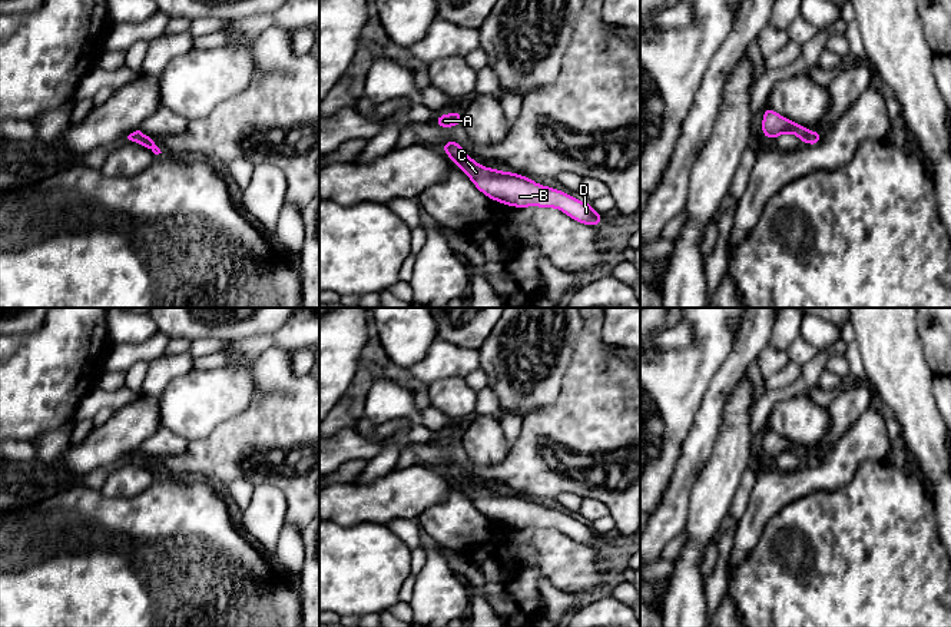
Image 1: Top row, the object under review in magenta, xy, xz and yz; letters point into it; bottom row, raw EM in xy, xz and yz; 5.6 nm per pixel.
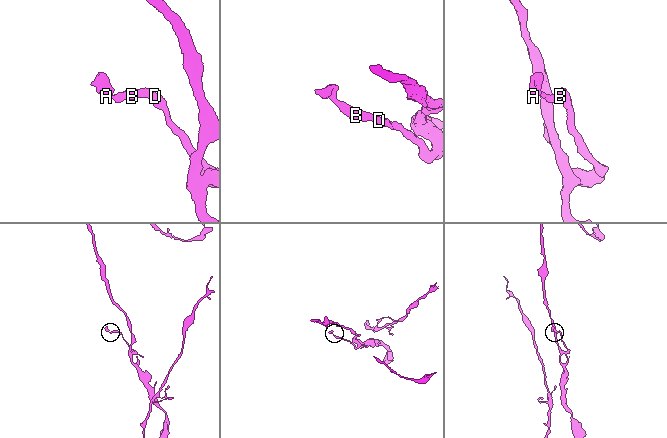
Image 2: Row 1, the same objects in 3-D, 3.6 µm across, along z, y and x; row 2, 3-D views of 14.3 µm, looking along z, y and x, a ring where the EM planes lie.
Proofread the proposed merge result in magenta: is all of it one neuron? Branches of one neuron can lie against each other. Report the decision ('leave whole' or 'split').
leave whole

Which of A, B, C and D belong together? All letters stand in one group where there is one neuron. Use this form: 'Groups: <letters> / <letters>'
Groups: A B C D

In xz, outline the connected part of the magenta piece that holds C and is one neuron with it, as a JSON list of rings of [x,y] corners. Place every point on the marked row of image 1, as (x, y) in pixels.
[[[455,140],[445,142],[440,149],[444,150],[445,155],[453,159],[454,165],[470,178],[474,186],[491,200],[514,208],[557,208],[573,220],[589,226],[599,226],[604,219],[604,216],[593,209],[592,203],[581,202],[559,189],[534,183],[523,175],[478,165]]]

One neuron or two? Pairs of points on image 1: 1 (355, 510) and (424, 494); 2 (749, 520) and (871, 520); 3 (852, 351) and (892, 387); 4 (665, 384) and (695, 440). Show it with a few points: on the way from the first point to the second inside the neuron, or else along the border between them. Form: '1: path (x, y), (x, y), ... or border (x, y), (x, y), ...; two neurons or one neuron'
1: path (373, 503), (407, 494); one neuron
2: border (797, 500), (784, 506), (768, 521), (752, 548); two neurons
3: border (854, 341), (868, 381); two neurons
4: border (702, 398), (676, 461); two neurons

